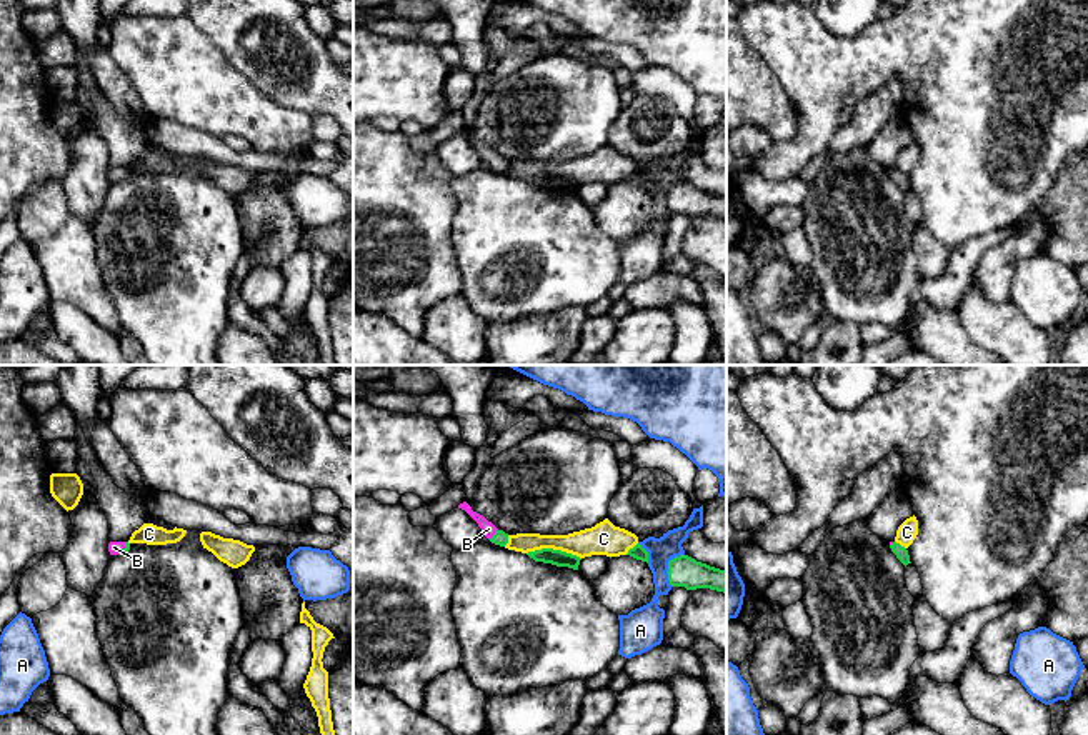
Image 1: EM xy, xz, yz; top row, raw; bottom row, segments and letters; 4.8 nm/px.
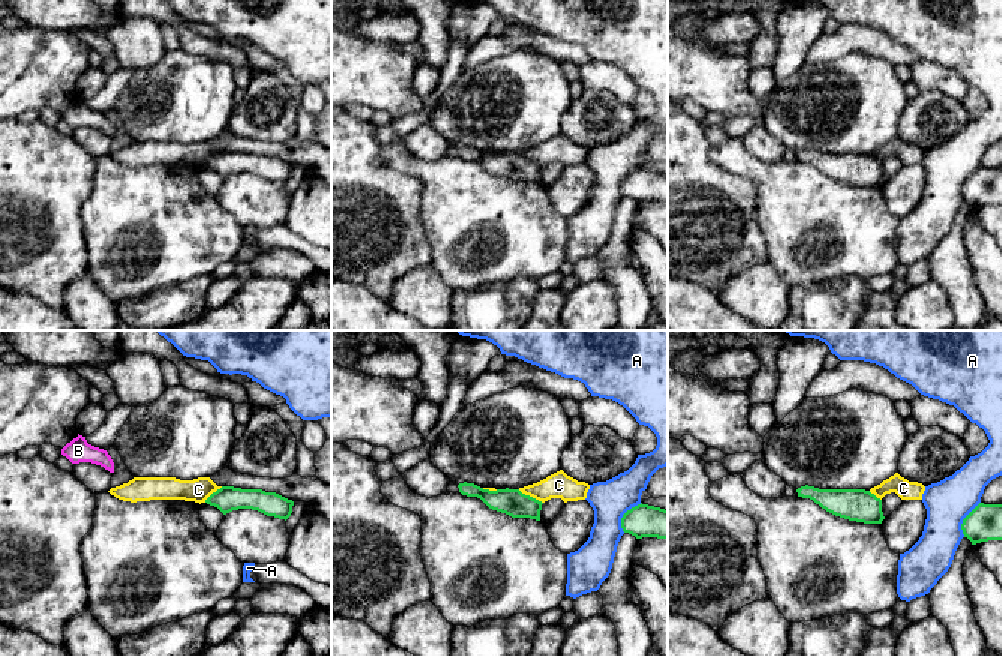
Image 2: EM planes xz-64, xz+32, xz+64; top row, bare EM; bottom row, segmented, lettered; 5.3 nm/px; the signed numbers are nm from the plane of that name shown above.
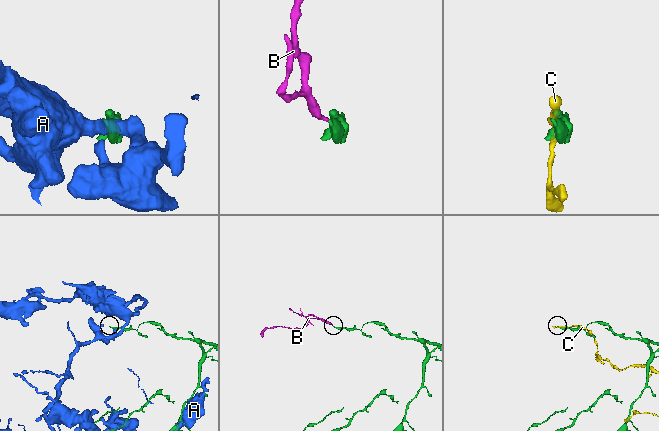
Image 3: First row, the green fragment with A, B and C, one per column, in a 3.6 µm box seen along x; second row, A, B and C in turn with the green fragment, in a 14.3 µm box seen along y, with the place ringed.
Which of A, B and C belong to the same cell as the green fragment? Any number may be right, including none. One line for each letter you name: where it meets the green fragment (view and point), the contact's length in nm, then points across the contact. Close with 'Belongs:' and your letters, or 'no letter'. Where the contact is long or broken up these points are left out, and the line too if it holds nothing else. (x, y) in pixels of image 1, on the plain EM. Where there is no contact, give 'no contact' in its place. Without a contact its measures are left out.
B: xz (495, 160) | 70 nm | across xz (500, 164), (495, 160), (489, 155)
Belongs: B

